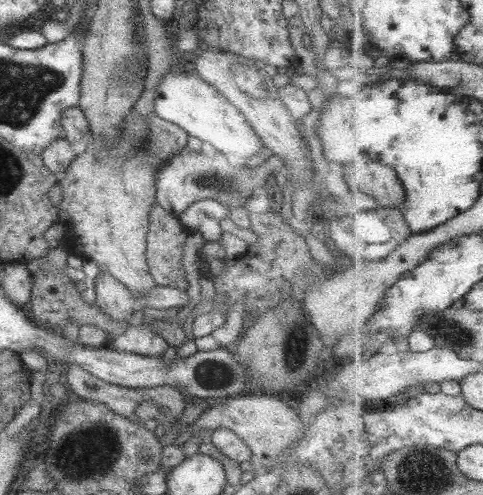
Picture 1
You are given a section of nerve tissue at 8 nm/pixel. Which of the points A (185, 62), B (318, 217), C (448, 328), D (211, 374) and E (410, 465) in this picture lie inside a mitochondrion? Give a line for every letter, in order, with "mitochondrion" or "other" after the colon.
A: other
B: other
C: mitochondrion
D: mitochondrion
E: mitochondrion

